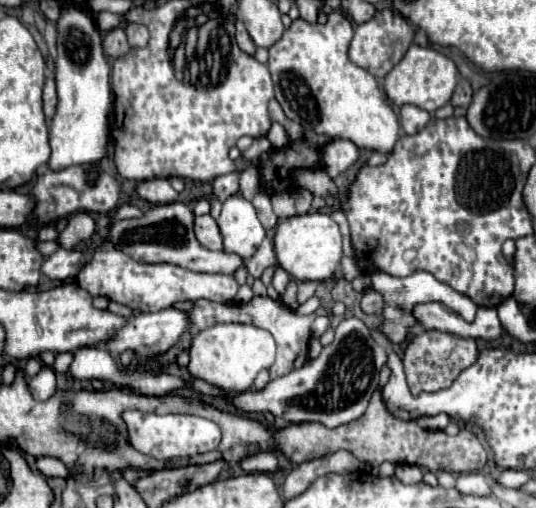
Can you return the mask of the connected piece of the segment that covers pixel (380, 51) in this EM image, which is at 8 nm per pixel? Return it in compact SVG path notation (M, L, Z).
M381 9L375 13L375 17L371 21L355 27L355 35L349 45L349 59L355 65L367 69L371 75L375 75L381 81L401 61L401 57L409 49L411 41L413 41L413 33L407 25L407 21L393 9Z

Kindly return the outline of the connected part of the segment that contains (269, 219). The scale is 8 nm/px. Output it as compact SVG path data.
M257 193L255 197L253 197L253 207L255 207L255 211L257 211L257 215L259 215L259 221L263 223L263 227L265 229L273 229L275 225L277 225L277 215L273 213L273 207L271 207L271 201L269 201L269 195L265 195L265 193Z

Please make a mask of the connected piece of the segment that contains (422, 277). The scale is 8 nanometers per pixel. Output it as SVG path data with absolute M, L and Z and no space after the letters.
M369 271L369 277L371 277L371 283L373 283L373 289L379 291L385 299L385 309L383 309L383 325L381 325L381 331L385 337L389 337L393 343L401 343L407 339L409 335L409 329L415 325L415 319L411 317L411 309L413 305L417 303L427 303L427 301L439 301L439 303L445 303L449 309L457 311L467 323L471 323L475 319L475 303L469 301L465 295L453 291L451 287L443 285L441 281L437 281L431 273L423 273L423 271L415 271L413 275L409 277L393 277L393 275L387 275L385 271Z

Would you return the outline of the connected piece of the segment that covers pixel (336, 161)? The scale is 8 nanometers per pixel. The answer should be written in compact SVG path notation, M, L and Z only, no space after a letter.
M335 139L323 149L323 169L329 177L341 175L359 159L359 147L353 141Z

